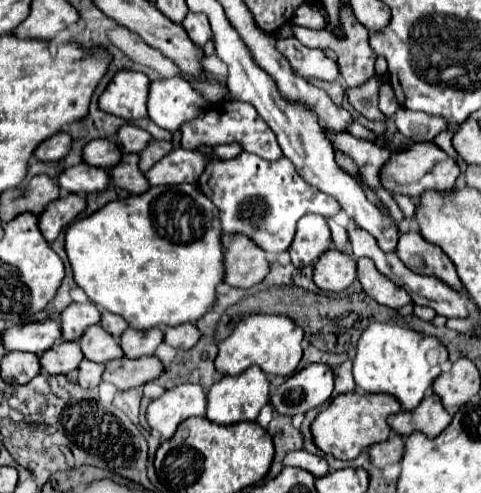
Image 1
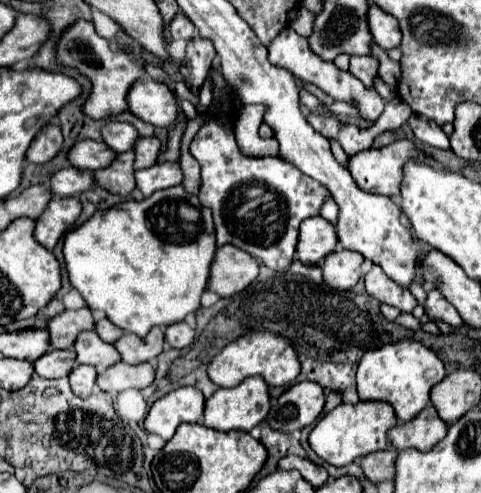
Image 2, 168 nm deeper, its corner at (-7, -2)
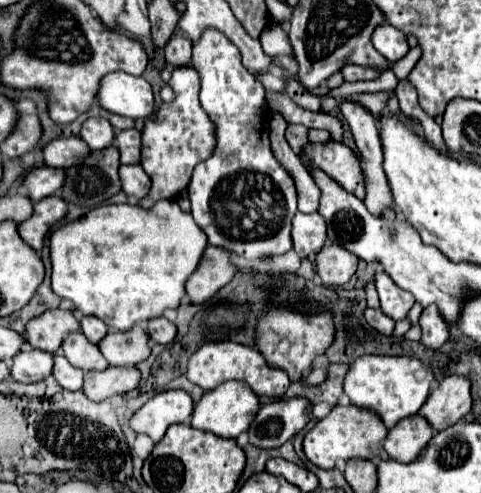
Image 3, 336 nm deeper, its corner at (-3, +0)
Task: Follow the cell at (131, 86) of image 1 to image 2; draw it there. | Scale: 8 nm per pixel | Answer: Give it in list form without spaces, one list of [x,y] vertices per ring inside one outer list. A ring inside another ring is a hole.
[[[76,20],[74,26],[68,26],[62,32],[56,42],[56,62],[60,66],[76,68],[92,82],[92,94],[86,98],[82,112],[94,120],[126,112],[126,94],[132,82],[136,82],[144,74],[144,62],[132,60],[124,50],[112,50],[110,40],[100,38],[94,32],[94,24],[90,20]]]

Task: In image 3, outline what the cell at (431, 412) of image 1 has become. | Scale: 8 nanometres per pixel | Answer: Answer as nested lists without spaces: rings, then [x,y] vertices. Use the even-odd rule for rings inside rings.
[[[414,414],[400,420],[392,430],[388,430],[384,450],[398,462],[412,462],[424,450],[432,436],[434,430],[430,422],[424,416]]]

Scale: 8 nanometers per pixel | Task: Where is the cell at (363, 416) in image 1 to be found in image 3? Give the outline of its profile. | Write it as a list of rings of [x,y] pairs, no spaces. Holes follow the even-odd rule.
[[[334,406],[328,416],[318,420],[312,430],[304,436],[304,452],[310,462],[318,468],[334,468],[336,462],[350,458],[366,458],[378,460],[382,456],[382,442],[386,438],[386,426],[380,416],[368,408],[350,406]]]

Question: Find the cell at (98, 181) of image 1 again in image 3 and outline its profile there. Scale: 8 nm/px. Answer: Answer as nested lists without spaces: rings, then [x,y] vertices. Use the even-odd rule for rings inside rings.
[[[42,166],[42,168],[34,168],[26,174],[24,178],[24,186],[28,190],[28,196],[38,202],[46,196],[52,196],[54,192],[58,192],[66,182],[66,174],[64,170],[58,168],[50,168],[50,166]]]

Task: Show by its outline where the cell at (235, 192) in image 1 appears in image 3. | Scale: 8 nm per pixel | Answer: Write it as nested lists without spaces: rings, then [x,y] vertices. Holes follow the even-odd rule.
[[[208,28],[200,42],[194,44],[192,66],[196,66],[202,82],[200,104],[208,118],[214,124],[216,146],[208,160],[196,164],[192,180],[188,184],[188,194],[192,196],[192,216],[200,228],[204,228],[208,242],[212,246],[226,248],[250,262],[274,258],[292,250],[290,226],[292,218],[298,212],[298,196],[294,178],[278,164],[270,150],[270,126],[268,116],[262,112],[264,86],[242,66],[238,48],[218,30]]]

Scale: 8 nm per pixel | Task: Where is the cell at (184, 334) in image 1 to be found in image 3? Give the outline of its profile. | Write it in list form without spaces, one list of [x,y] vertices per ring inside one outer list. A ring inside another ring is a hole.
[[[156,318],[148,322],[148,334],[156,344],[170,344],[176,338],[178,328],[174,322],[166,318]]]

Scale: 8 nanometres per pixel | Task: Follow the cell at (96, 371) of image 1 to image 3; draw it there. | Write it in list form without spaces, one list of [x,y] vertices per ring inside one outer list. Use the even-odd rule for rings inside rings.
[[[54,356],[54,378],[58,380],[58,384],[70,392],[82,390],[82,378],[84,372],[80,368],[74,368],[64,356]]]

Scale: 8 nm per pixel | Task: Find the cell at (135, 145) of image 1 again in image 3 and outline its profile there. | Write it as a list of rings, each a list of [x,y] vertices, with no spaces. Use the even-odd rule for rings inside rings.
[[[88,118],[82,126],[80,138],[88,142],[88,146],[92,150],[100,150],[100,148],[108,148],[112,146],[116,132],[112,128],[112,124],[104,118]]]

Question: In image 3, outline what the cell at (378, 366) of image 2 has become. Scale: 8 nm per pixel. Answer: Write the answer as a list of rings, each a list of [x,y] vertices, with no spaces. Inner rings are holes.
[[[366,354],[350,364],[344,380],[344,392],[354,406],[374,410],[386,428],[394,428],[402,418],[408,418],[420,410],[430,394],[434,374],[416,356],[380,356]]]

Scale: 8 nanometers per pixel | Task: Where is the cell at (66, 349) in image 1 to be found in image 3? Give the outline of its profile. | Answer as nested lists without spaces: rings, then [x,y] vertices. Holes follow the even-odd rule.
[[[28,348],[14,356],[12,378],[18,382],[40,382],[52,374],[52,368],[54,368],[52,354],[38,348]]]

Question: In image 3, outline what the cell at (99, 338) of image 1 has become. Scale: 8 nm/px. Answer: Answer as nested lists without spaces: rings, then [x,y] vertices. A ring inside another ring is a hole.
[[[70,332],[62,344],[64,356],[68,362],[82,370],[104,370],[108,368],[106,358],[102,356],[100,348],[92,344],[82,332]]]

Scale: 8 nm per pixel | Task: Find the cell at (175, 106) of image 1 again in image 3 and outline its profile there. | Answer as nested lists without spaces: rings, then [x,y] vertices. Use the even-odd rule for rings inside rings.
[[[112,72],[102,80],[98,104],[132,120],[146,120],[154,114],[154,92],[142,76]]]

